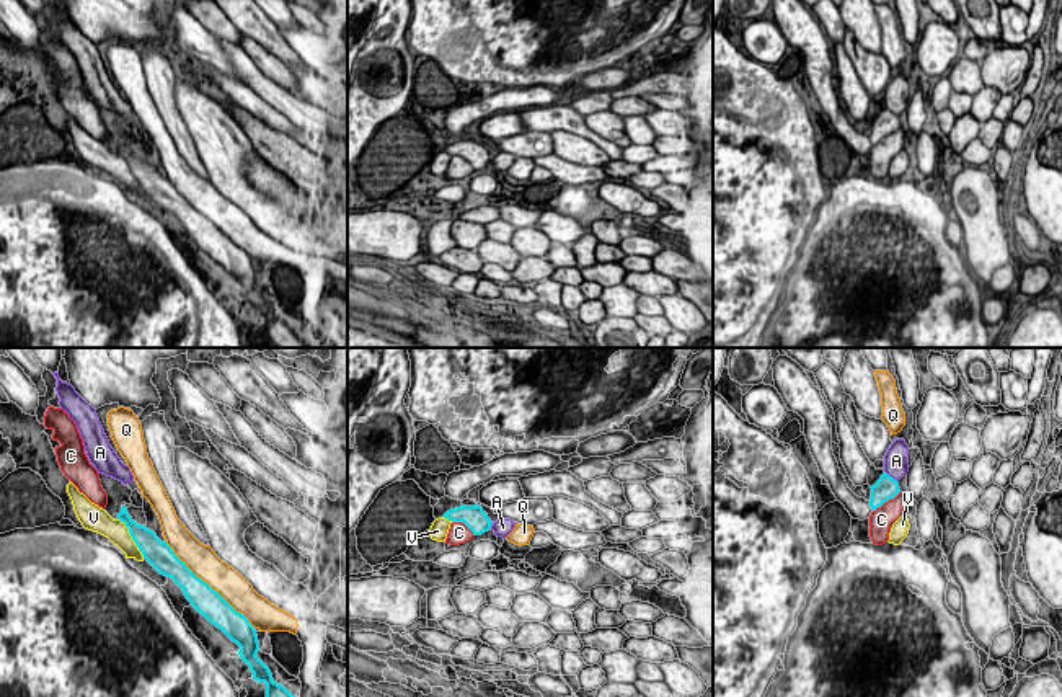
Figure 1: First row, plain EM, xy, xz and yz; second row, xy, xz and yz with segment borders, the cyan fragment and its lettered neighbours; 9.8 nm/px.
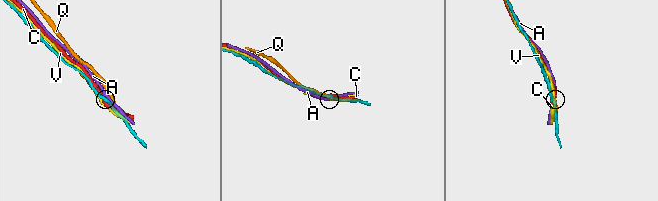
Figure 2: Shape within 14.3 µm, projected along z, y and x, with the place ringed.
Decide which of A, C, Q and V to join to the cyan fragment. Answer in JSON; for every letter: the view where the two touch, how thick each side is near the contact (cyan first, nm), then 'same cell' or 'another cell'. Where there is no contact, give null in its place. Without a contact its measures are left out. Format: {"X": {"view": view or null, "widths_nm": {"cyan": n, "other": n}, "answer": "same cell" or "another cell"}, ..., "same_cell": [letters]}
{"A": {"view": "yz", "widths_nm": {"cyan": 240, "other": 260}, "answer": "another cell"}, "C": {"view": "yz", "widths_nm": {"cyan": 240, "other": 240}, "answer": "another cell"}, "Q": {"view": "xy", "widths_nm": {"cyan": 280, "other": 300}, "answer": "another cell"}, "V": {"view": "xy", "widths_nm": {"cyan": 240, "other": 220}, "answer": "another cell"}, "same_cell": []}

